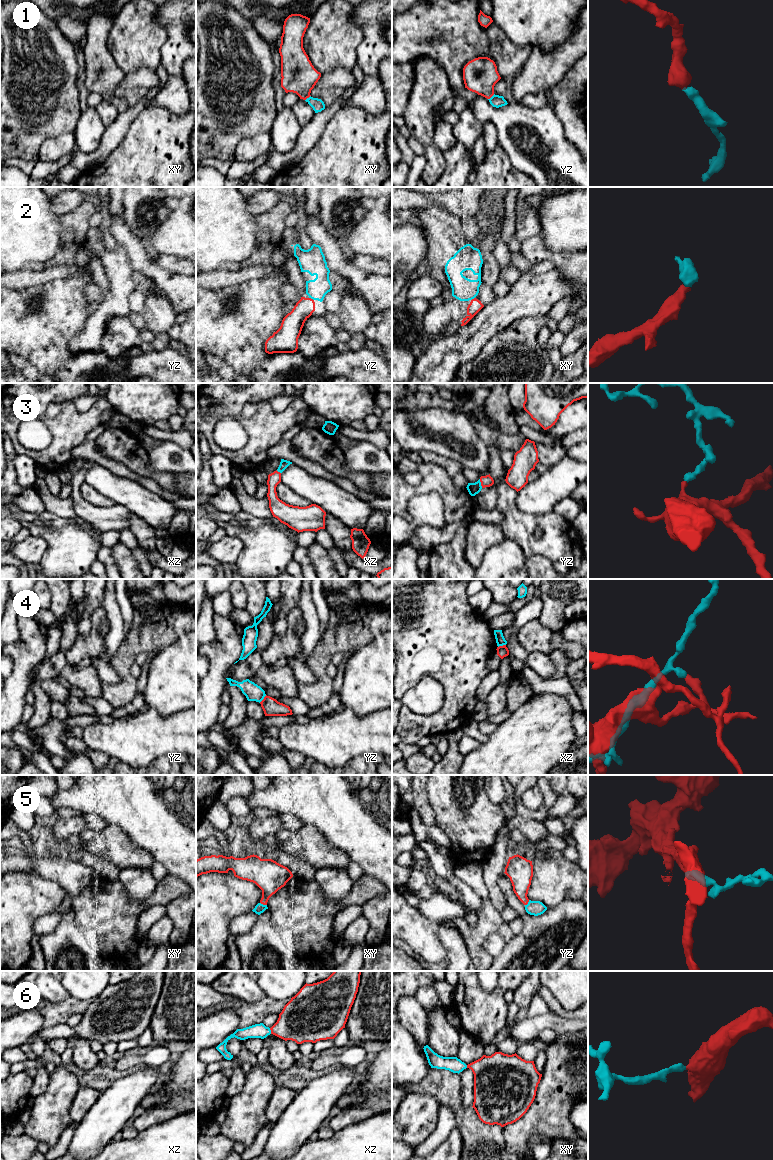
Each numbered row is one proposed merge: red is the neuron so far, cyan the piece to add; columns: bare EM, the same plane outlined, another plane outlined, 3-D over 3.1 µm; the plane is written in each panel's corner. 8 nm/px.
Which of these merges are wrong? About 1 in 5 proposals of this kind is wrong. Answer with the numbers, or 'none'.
4

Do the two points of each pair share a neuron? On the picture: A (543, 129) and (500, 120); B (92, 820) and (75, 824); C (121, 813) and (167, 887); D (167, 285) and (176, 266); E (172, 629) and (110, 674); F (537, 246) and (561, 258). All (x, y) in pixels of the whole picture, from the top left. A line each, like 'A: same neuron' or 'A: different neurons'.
A: same neuron
B: different neurons
C: different neurons
D: different neurons
E: different neurons
F: same neuron

